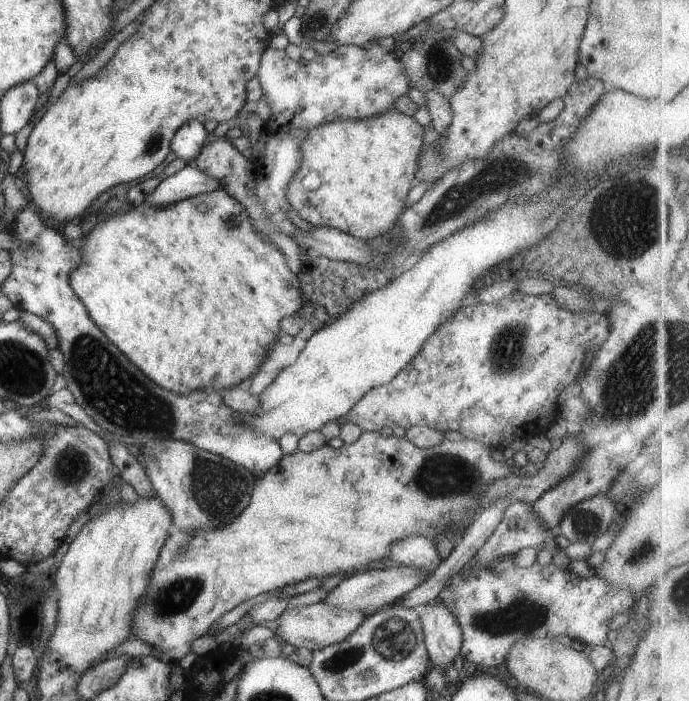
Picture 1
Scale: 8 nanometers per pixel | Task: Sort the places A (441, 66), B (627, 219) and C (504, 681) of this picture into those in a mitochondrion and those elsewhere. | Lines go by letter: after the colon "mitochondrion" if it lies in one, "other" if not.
A: mitochondrion
B: mitochondrion
C: other

